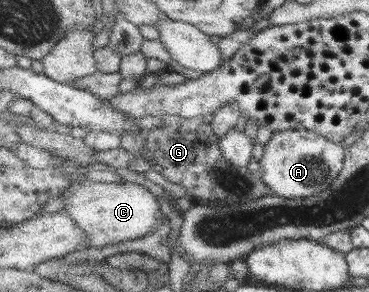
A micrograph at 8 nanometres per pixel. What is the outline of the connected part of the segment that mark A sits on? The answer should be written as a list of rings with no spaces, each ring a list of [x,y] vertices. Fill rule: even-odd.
[[[312,131],[276,132],[264,146],[263,156],[258,161],[262,179],[272,189],[271,193],[285,198],[301,198],[329,191],[334,180],[345,168],[346,148],[340,142],[330,141]]]

